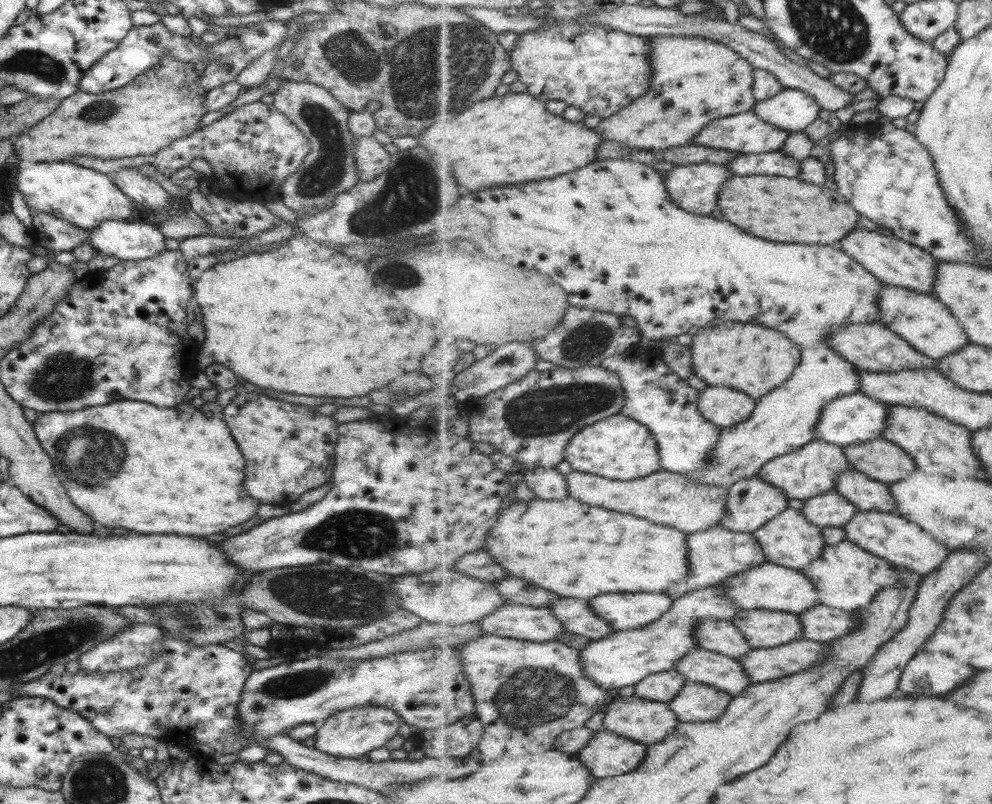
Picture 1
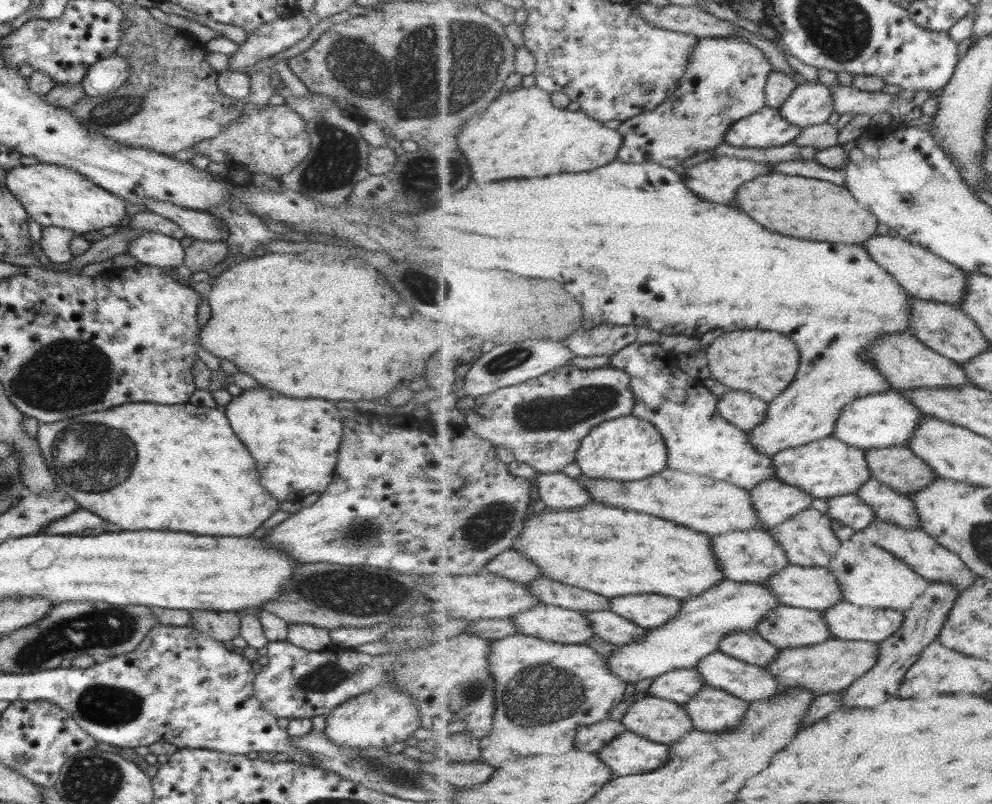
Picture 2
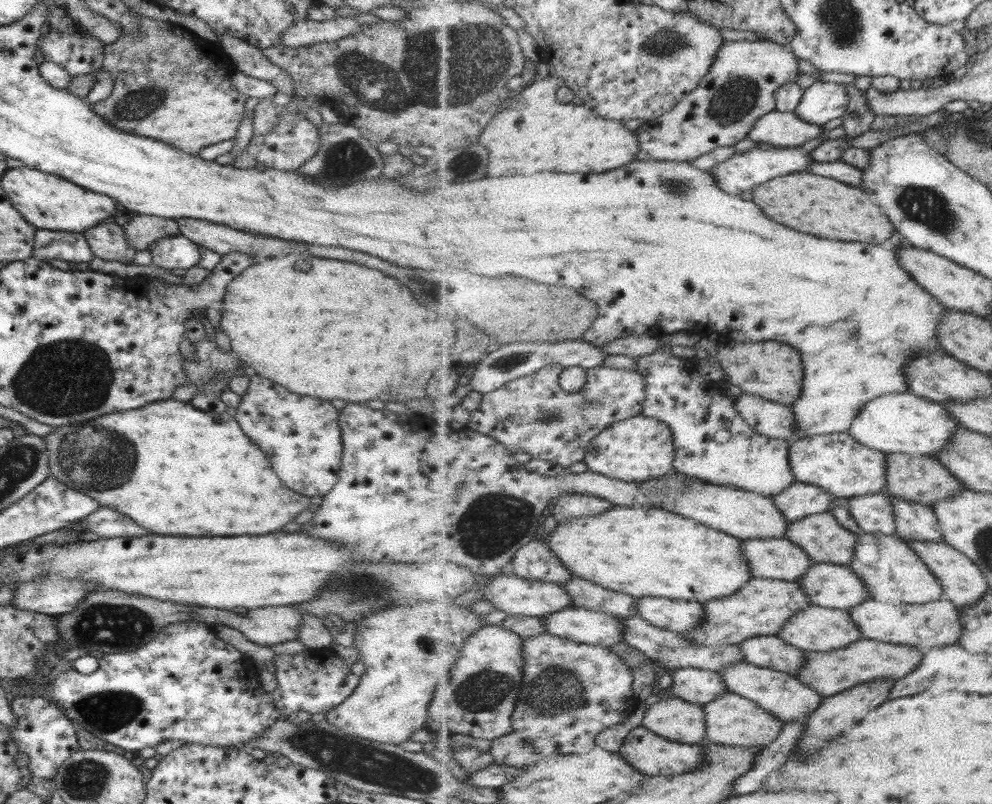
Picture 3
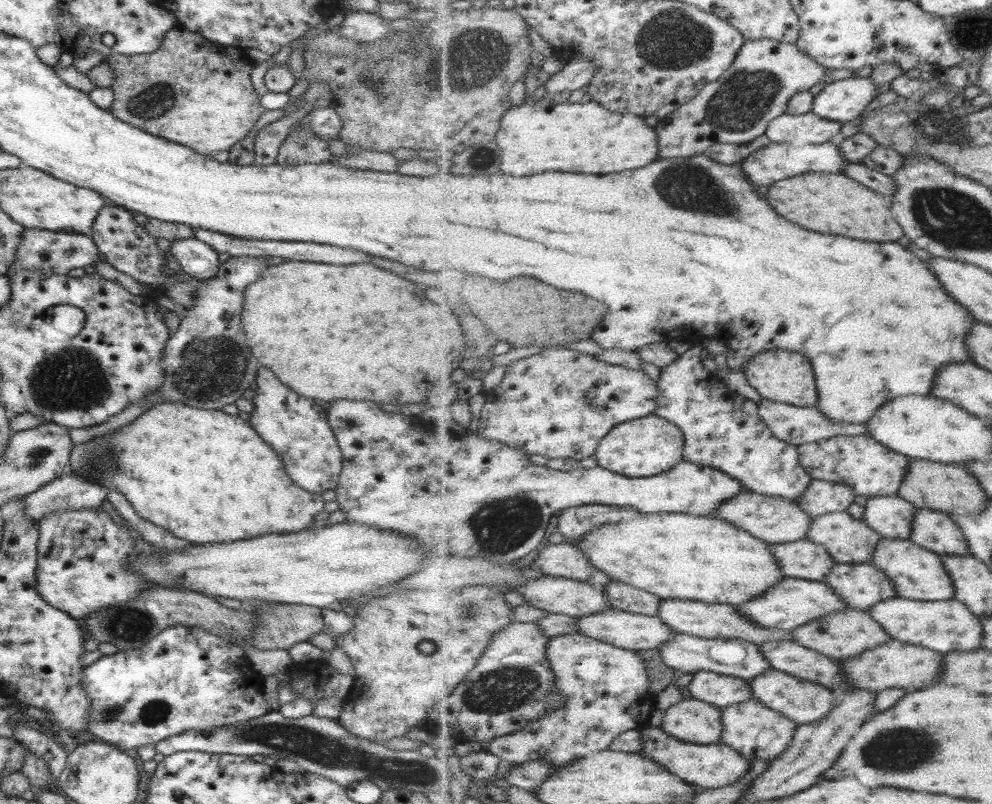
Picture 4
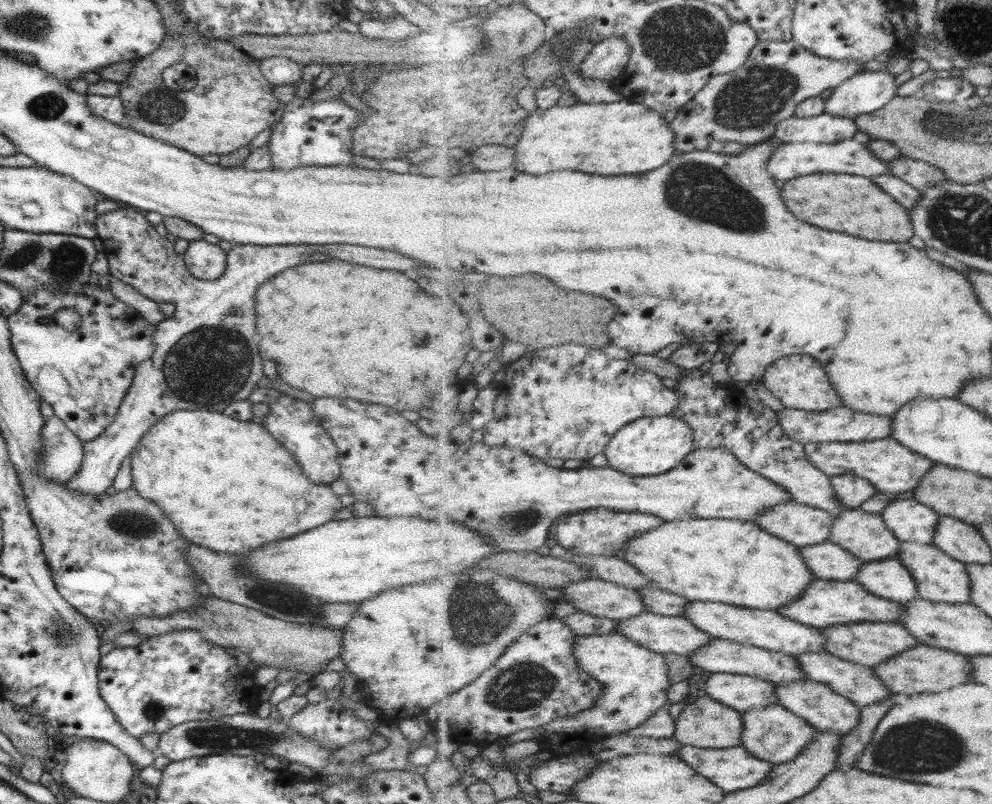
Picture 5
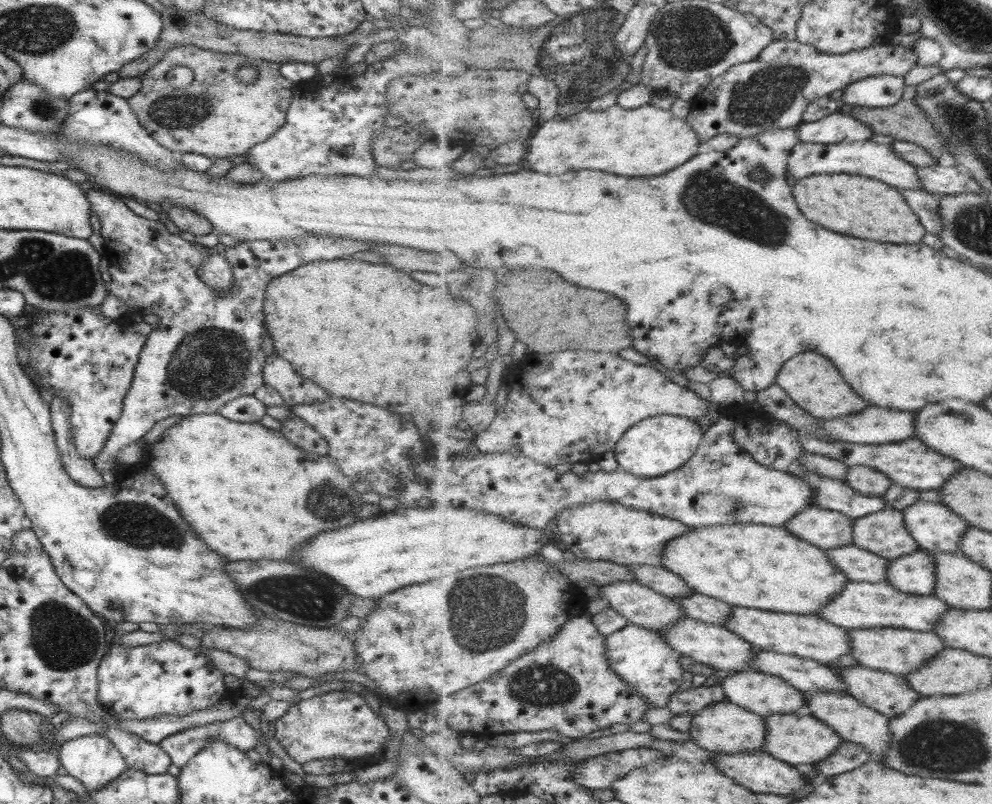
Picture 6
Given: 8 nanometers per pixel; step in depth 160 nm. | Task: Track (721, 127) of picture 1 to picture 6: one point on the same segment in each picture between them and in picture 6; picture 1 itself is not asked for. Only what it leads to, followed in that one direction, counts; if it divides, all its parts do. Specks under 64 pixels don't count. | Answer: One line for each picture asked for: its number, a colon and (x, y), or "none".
2: (767, 128)
3: (782, 129)
4: (797, 130)
5: (824, 129)
6: (839, 127)

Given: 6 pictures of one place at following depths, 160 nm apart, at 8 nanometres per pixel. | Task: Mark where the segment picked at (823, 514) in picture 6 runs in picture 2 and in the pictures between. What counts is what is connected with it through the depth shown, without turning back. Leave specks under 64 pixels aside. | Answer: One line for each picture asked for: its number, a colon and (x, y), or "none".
2: (714, 507)
3: (747, 515)
4: (773, 519)
5: (800, 524)

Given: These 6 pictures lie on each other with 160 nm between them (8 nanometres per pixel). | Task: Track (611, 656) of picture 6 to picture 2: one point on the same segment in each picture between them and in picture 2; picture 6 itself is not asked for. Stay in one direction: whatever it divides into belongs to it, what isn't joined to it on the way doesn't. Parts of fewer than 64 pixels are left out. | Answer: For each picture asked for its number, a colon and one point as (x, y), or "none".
2: (546, 691)
3: (571, 691)
4: (606, 688)
5: (636, 685)

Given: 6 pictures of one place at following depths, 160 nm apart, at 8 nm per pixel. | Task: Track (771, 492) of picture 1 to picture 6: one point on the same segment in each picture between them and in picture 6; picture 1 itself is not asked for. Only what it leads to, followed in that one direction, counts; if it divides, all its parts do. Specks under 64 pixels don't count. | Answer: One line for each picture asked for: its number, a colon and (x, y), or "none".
2: (776, 501)
3: (801, 500)
4: (823, 497)
5: (852, 491)
6: (870, 482)

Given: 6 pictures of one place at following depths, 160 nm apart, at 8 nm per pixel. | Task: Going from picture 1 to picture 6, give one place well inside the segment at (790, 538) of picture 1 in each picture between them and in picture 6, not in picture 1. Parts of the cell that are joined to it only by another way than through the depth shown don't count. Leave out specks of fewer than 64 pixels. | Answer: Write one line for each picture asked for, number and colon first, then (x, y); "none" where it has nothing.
2: (808, 539)
3: (824, 539)
4: (849, 541)
5: (865, 534)
6: (885, 533)

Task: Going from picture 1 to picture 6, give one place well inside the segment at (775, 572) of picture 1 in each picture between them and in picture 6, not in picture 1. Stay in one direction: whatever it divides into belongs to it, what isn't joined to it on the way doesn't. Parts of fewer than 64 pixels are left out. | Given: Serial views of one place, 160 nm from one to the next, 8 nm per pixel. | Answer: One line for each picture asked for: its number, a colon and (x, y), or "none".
2: (817, 588)
3: (827, 585)
4: (862, 585)
5: (890, 579)
6: (916, 573)

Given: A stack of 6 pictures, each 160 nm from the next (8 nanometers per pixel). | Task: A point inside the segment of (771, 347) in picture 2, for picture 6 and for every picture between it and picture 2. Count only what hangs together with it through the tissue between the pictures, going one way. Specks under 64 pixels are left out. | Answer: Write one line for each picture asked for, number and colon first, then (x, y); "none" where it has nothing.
3: (774, 370)
4: (782, 375)
5: (800, 381)
6: (812, 380)

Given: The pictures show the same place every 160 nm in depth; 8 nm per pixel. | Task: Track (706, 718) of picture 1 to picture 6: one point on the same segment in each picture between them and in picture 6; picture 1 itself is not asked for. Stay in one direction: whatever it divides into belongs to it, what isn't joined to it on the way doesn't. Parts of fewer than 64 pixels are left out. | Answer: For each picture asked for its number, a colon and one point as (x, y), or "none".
2: (714, 710)
3: (732, 719)
4: (759, 733)
5: (774, 733)
6: (802, 739)

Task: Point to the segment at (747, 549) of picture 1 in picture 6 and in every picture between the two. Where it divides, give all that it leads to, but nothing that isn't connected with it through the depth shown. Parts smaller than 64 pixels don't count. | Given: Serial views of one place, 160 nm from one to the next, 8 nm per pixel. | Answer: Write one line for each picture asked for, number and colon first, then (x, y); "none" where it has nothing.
2: (752, 556)
3: (777, 558)
4: (804, 559)
5: (830, 561)
6: (860, 565)

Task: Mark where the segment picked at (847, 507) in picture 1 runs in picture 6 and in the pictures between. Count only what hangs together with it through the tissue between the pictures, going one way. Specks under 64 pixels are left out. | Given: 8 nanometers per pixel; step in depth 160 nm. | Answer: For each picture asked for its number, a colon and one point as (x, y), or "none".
2: (849, 509)
3: (874, 513)
4: (894, 517)
5: (912, 521)
6: (936, 527)

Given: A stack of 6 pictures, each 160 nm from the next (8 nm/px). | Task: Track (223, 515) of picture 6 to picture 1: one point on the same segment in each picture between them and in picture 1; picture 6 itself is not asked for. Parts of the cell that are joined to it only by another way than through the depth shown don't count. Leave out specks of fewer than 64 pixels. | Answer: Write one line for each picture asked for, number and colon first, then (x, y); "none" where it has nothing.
1: (126, 464)
2: (136, 465)
3: (171, 469)
4: (204, 476)
5: (225, 485)

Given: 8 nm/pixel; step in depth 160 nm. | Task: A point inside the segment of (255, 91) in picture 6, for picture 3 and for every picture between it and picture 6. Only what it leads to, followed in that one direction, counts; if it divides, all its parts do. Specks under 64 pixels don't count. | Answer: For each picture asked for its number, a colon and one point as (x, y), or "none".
3: (169, 85)
4: (210, 103)
5: (239, 104)

